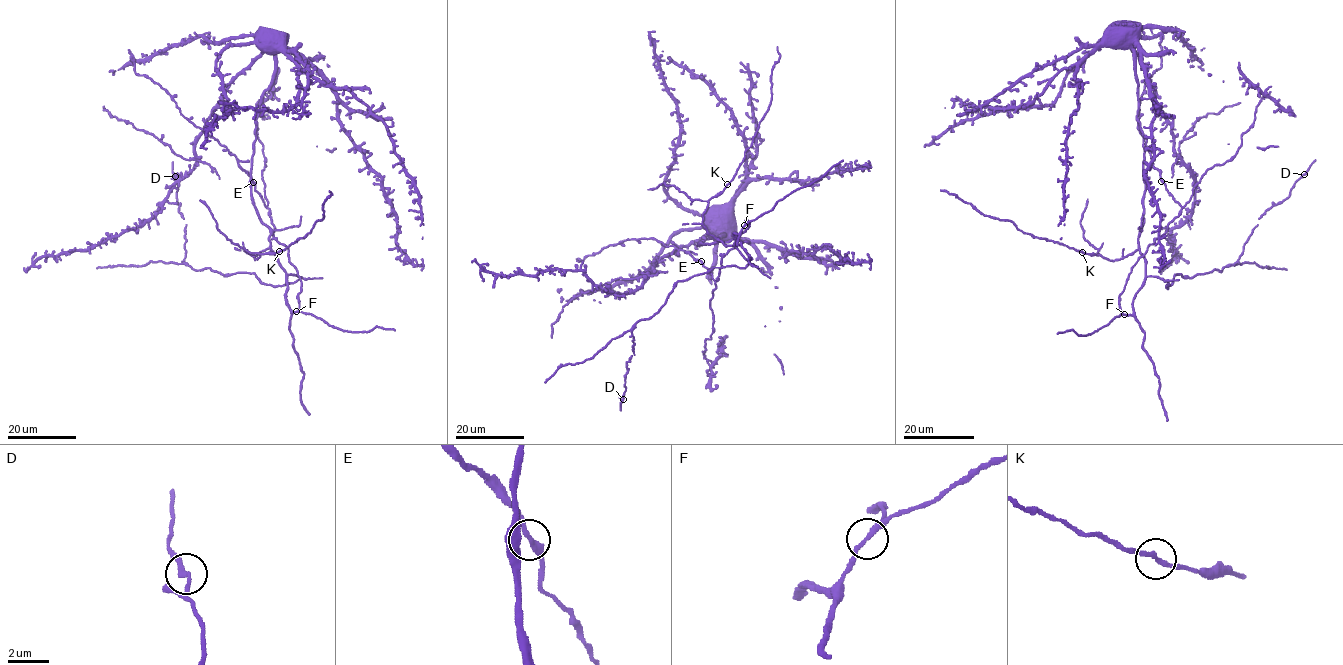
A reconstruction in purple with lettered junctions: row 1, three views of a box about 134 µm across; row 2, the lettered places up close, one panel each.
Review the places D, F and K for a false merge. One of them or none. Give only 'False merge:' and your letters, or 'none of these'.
False merge: none of these

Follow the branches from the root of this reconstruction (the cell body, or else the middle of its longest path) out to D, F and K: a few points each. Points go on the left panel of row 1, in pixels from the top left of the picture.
D: (284, 34), (256, 118), (250, 186), (279, 265), (301, 278), (273, 286), (254, 273), (185, 264), (175, 176)
F: (284, 34), (256, 118), (250, 186), (285, 273), (286, 304), (297, 311)
K: (284, 34), (273, 83), (256, 118), (250, 173), (255, 208), (270, 230), (270, 246), (255, 259), (279, 251)

